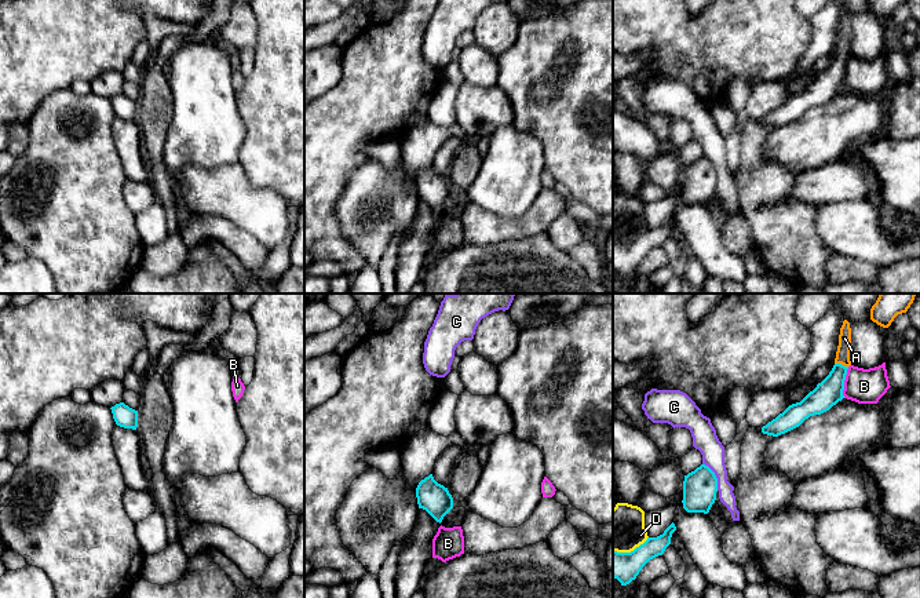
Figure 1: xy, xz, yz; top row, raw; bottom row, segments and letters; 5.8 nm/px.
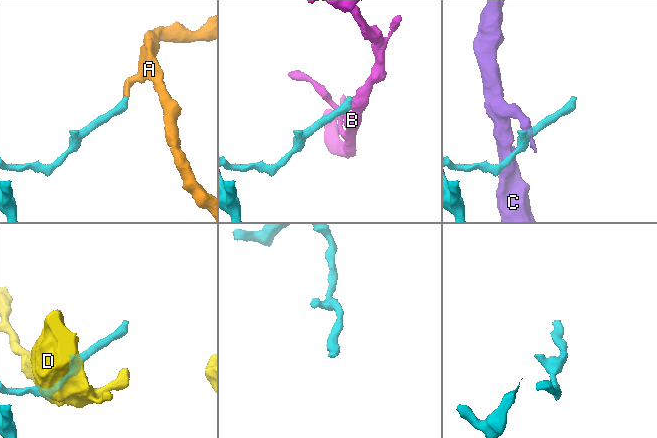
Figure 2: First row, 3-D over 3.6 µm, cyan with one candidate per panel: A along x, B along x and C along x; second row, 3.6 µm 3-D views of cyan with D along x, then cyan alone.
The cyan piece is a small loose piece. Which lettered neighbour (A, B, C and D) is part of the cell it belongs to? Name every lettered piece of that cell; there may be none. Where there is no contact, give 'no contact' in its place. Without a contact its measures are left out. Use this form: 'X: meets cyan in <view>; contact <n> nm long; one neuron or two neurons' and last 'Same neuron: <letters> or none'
A: meets cyan in yz; contact 80 nm long; one neuron
B: meets cyan in yz; contact 190 nm long; two neurons
C: meets cyan in yz; contact 180 nm long; two neurons
D: meets cyan in yz; contact 220 nm long; two neurons
Same neuron: A

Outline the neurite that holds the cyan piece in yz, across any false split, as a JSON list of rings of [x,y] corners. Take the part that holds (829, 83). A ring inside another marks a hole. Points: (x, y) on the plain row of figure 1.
[[[847,11],[843,12],[839,26],[835,56],[829,66],[817,76],[800,94],[789,96],[775,110],[762,118],[762,124],[773,128],[785,125],[799,118],[806,110],[829,102],[844,90],[844,72],[850,52],[851,19]]]

